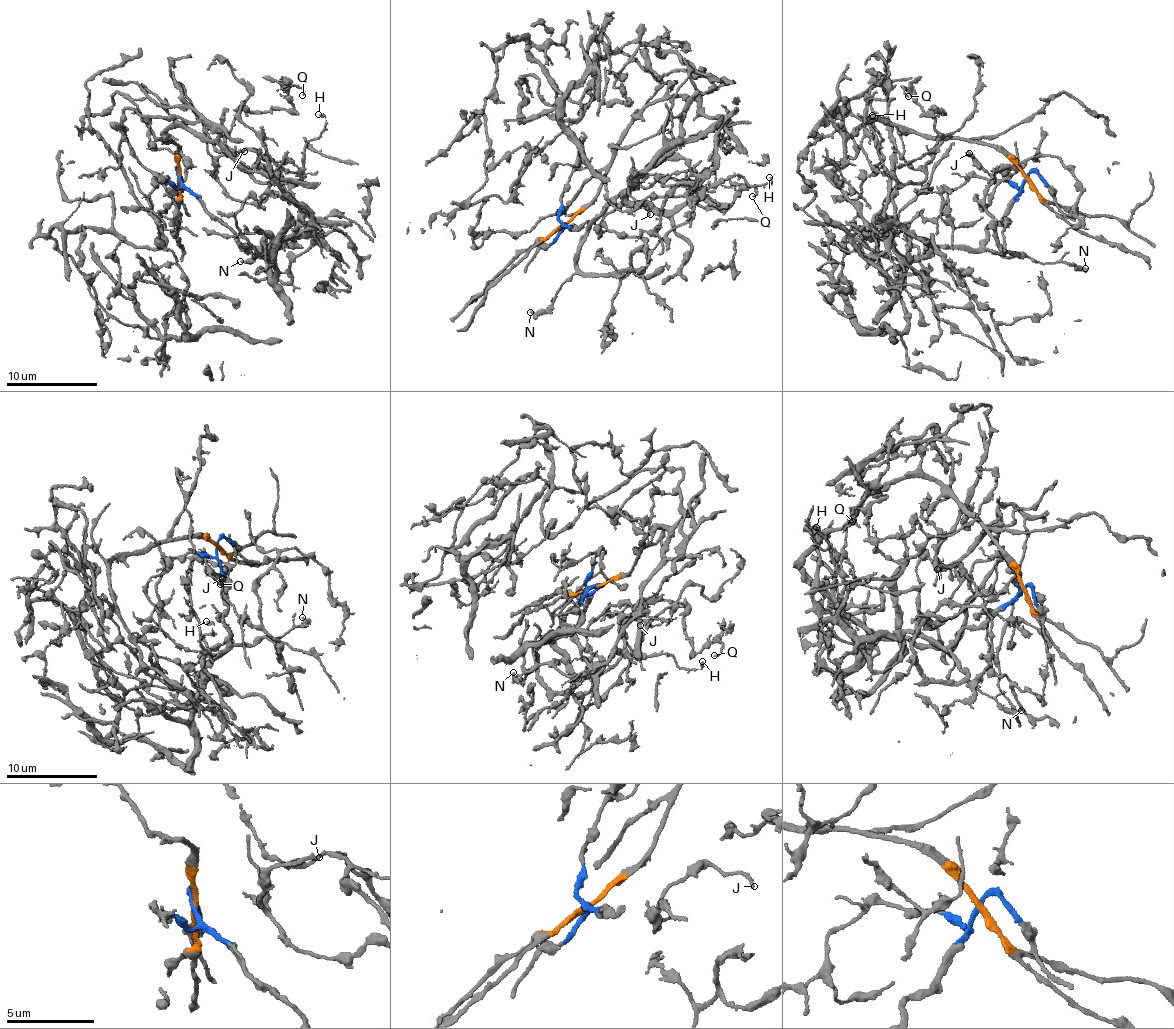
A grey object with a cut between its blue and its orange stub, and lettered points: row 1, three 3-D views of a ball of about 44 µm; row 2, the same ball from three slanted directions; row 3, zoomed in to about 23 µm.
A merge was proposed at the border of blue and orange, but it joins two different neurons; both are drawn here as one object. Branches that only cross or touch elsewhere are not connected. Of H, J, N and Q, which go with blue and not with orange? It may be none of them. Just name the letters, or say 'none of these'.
H, J, N, Q

